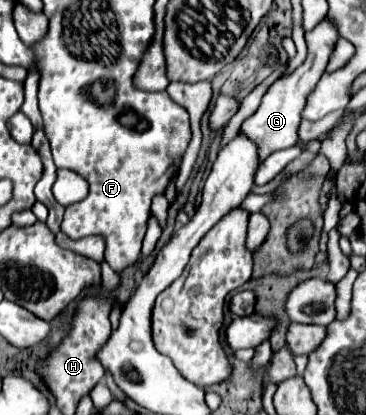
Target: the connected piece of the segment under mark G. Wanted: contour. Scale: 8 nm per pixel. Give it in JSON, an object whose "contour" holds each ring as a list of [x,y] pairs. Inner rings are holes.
{"contour":[[[322,20],[314,30],[306,32],[306,44],[308,44],[308,58],[306,62],[290,76],[286,78],[280,78],[276,80],[268,92],[264,94],[262,98],[262,104],[258,106],[258,110],[246,118],[242,122],[242,128],[240,132],[250,138],[252,142],[256,142],[258,146],[258,160],[260,164],[272,154],[272,152],[278,152],[278,150],[284,150],[284,148],[290,148],[298,142],[298,124],[300,124],[300,112],[302,108],[306,106],[306,96],[314,90],[316,82],[320,80],[320,76],[324,74],[326,70],[326,64],[328,64],[328,58],[330,58],[330,52],[334,48],[338,40],[338,32],[336,28],[328,22],[328,20]]]}

